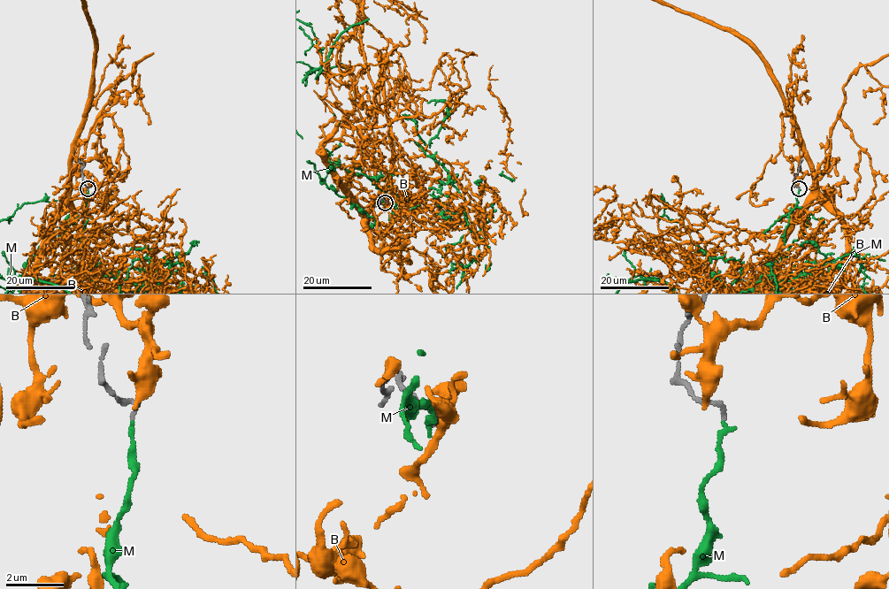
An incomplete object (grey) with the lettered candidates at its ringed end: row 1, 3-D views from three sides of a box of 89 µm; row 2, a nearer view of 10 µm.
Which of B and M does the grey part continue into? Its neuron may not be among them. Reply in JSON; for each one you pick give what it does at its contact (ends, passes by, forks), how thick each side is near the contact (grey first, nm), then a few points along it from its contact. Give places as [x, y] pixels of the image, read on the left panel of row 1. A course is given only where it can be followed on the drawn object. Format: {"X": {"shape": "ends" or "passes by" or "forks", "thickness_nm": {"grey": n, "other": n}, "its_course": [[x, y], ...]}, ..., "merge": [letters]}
{"M": {"shape": "ends", "thickness_nm": {"grey": 140, "other": 130}}, "merge": ["M"]}

